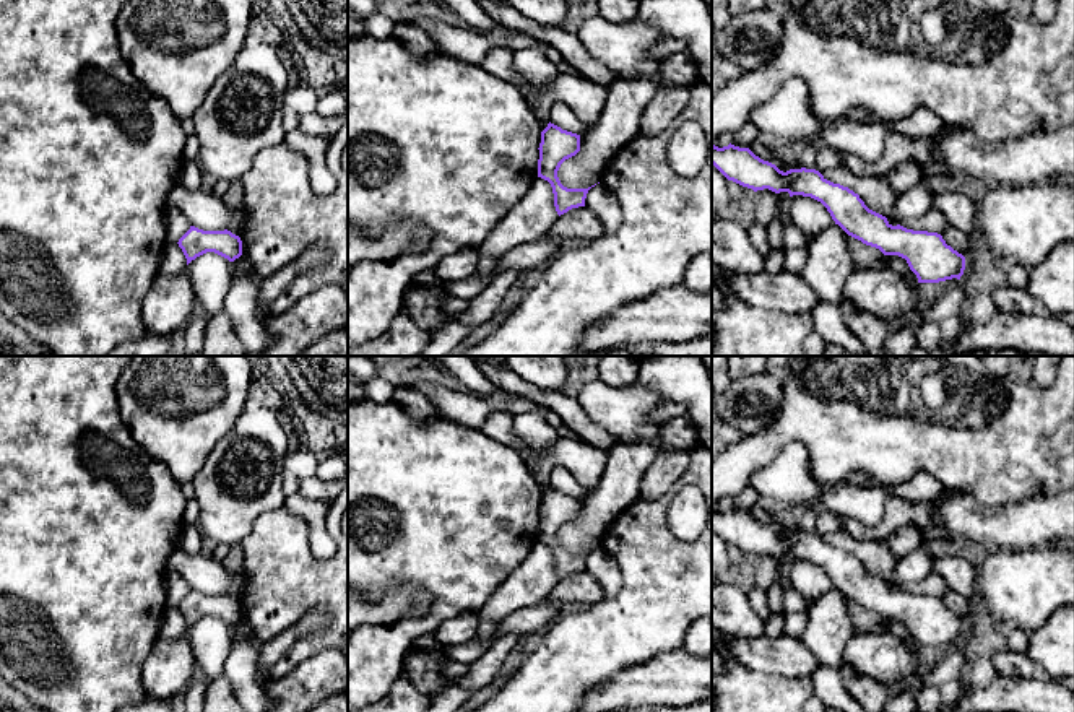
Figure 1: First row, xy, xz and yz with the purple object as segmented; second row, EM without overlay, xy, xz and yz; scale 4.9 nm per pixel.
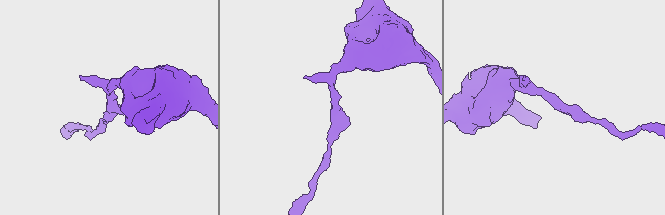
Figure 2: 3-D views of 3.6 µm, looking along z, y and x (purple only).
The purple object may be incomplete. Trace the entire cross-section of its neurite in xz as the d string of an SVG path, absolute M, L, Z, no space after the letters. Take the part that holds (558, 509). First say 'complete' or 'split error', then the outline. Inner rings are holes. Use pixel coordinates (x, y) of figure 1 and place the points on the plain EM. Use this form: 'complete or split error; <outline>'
complete; M549 486L541 496L538 514L538 541L551 548L557 579L561 580L572 572L585 571L585 562L591 551L567 553L557 541L561 528L580 515L580 499L562 494Z

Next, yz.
complete; M712 509L712 528L728 543L754 556L769 553L790 561L821 566L848 600L879 613L884 619L907 624L918 647L939 647L964 639L965 621L946 608L941 598L892 590L886 580L869 574L858 558L827 545L816 533L780 535L749 512Z

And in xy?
complete; M195 590L179 603L179 611L182 613L187 629L197 621L214 616L229 626L234 626L242 619L242 605L231 595L203 595Z

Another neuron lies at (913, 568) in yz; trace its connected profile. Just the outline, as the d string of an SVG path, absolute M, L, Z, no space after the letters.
M918 546L907 556L900 558L894 567L889 588L897 590L912 584L920 584L934 572L934 556L925 548Z

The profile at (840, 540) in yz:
M842 528L837 533L827 533L824 536L821 536L824 540L824 543L834 546L834 548L840 548L843 551L847 551L847 546L850 545L850 538L851 535L848 533L848 530Z

